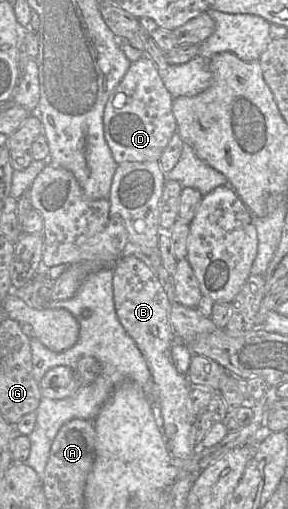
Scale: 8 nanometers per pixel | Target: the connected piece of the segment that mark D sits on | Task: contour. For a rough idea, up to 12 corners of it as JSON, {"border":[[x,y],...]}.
{"border":[[147,56],[104,109],[116,163],[159,161],[173,97]]}

